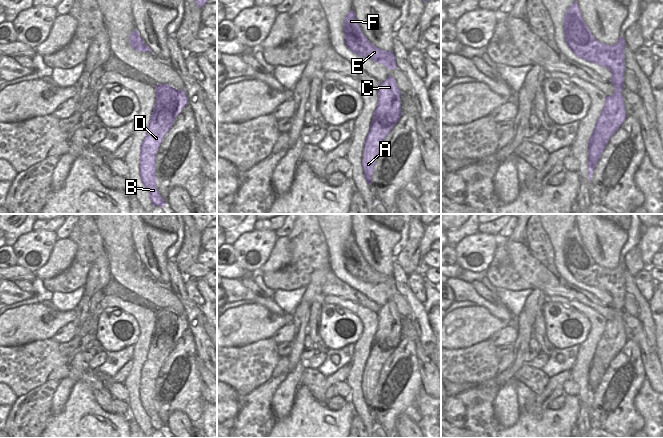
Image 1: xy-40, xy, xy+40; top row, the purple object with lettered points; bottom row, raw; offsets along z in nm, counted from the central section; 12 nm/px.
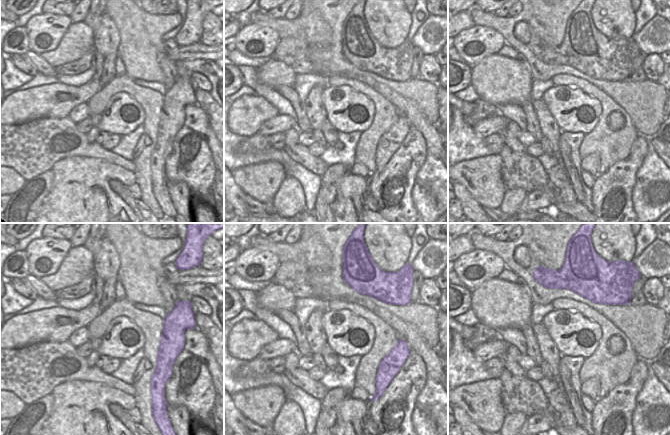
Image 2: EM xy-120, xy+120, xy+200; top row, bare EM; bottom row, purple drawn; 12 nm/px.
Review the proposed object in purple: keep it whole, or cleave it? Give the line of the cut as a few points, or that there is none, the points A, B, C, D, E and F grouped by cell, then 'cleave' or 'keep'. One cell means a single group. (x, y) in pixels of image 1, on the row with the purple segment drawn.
cut in xy+40 along (614, 85), (622, 87); A B C D / E F; cleave

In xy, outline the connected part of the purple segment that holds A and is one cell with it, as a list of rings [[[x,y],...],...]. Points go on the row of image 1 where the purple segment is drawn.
[[[393,76],[383,81],[378,90],[378,103],[369,134],[365,140],[362,166],[367,182],[372,184],[372,174],[381,146],[402,116],[401,94]]]

